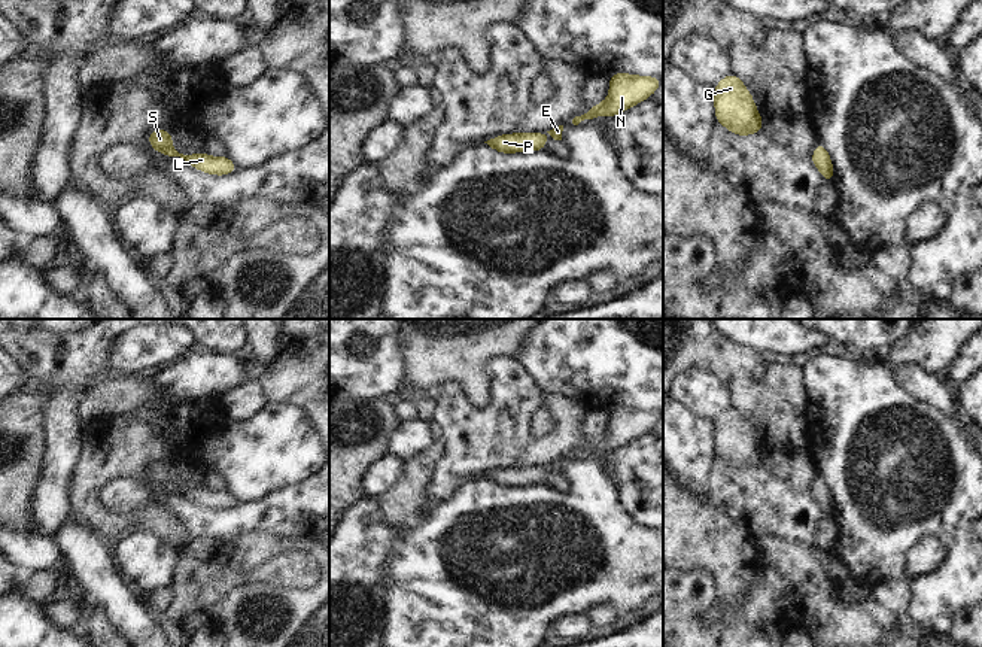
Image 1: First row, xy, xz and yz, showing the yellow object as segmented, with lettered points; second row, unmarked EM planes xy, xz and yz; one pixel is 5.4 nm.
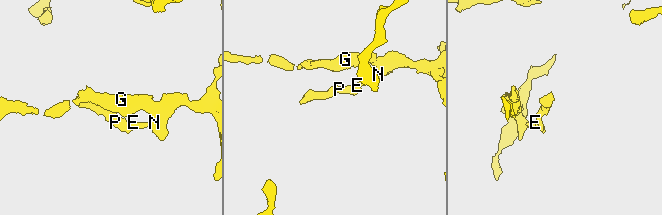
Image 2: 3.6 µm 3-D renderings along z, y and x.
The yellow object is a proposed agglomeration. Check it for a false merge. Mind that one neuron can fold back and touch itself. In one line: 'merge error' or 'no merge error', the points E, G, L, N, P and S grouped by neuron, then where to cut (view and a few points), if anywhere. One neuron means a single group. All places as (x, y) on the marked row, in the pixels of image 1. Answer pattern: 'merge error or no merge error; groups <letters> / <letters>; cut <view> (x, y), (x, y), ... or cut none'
no merge error; groups E G L N P S; cut none

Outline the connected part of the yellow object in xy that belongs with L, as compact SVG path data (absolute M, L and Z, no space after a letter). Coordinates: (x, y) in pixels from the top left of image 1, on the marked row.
M152 130L146 137L152 146L152 151L162 152L167 158L179 158L186 161L197 170L209 174L224 176L238 170L238 167L227 157L209 157L206 152L189 155L188 152L176 152L171 148L173 137L170 130Z

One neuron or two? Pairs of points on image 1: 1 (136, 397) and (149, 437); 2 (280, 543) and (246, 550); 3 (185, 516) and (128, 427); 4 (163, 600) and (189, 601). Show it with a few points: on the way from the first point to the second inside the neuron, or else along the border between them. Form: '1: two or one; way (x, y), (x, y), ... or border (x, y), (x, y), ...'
1: two; border (134, 409), (119, 407), (100, 418)
2: one; way (271, 544), (255, 547)
3: two; border (142, 477), (113, 479), (108, 483)
4: two; border (169, 586), (170, 604), (164, 613)

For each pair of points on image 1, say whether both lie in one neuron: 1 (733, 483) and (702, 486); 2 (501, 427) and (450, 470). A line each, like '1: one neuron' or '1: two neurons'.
1: two neurons
2: one neuron

